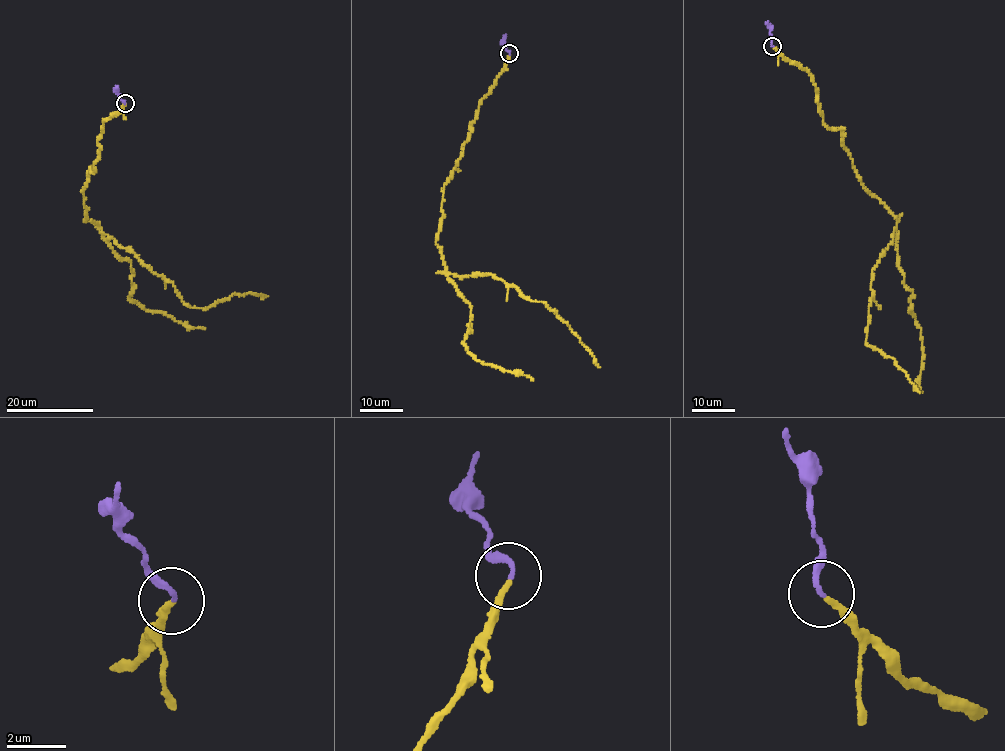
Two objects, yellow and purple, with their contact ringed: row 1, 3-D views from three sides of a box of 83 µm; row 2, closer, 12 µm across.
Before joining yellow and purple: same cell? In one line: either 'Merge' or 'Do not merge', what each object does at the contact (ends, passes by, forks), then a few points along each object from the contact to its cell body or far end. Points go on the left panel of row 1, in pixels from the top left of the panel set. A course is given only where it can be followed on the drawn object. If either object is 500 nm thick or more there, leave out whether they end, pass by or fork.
Do not merge. At the ring yellow ends. At the ring purple ends. Course of yellow: (124, 103), (103, 121), (99, 159), (82, 190), (85, 219), (131, 248), (191, 307), (234, 294), (268, 297). Course of purple: (124, 103), (117, 85)

